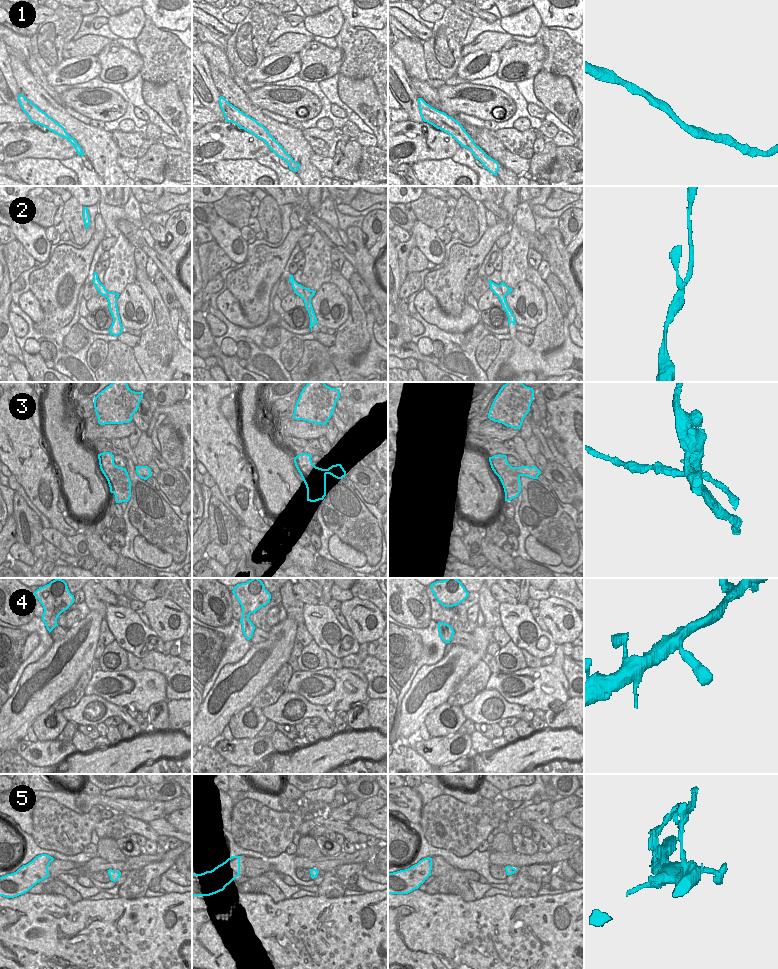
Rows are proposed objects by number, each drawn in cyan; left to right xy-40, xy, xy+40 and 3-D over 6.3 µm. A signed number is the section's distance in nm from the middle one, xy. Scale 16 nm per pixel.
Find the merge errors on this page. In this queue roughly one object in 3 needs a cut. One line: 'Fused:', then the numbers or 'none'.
Fused: 3

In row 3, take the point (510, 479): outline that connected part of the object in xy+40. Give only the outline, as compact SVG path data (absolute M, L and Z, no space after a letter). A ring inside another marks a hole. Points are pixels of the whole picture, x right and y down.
M494 455L489 457L489 462L494 473L499 477L505 492L505 501L511 501L521 492L520 476L515 467L512 467L506 455Z

